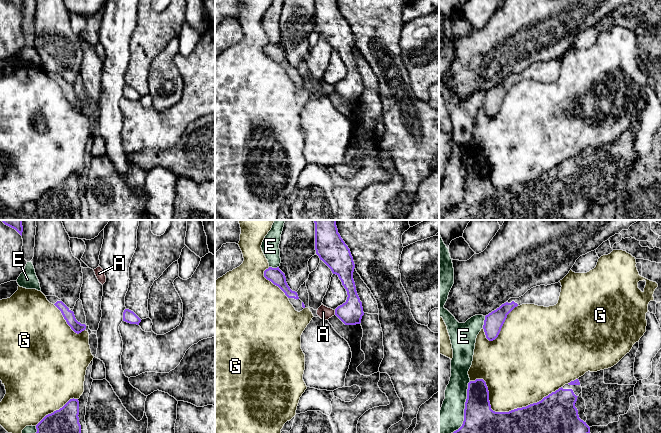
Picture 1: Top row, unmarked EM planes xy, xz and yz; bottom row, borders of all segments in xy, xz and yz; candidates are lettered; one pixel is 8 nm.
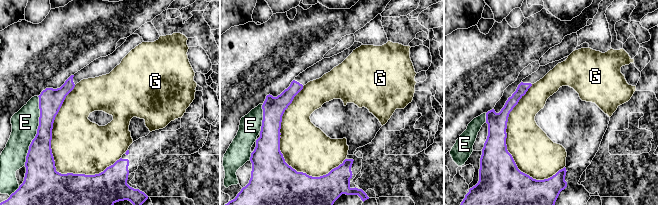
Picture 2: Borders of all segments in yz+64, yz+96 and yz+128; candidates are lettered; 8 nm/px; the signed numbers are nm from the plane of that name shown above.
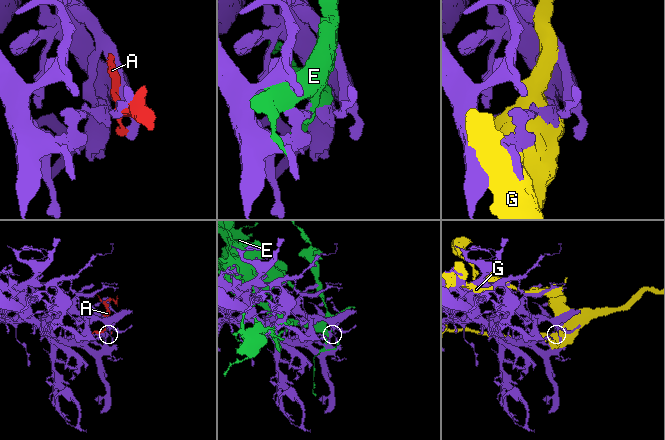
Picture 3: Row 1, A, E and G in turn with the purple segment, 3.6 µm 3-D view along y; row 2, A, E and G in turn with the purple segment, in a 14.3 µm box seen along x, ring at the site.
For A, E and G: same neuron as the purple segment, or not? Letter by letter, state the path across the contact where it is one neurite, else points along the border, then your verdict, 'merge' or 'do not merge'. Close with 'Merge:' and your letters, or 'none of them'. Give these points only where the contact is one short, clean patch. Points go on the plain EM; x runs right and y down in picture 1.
A: do not merge
E: do not merge
G: do not merge
Merge: none of them

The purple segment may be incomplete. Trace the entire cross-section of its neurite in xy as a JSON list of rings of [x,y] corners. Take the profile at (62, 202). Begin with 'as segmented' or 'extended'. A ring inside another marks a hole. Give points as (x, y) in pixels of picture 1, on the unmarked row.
as segmented; [[[70,175],[62,184],[46,191],[36,201],[39,220],[81,220],[79,177]]]

